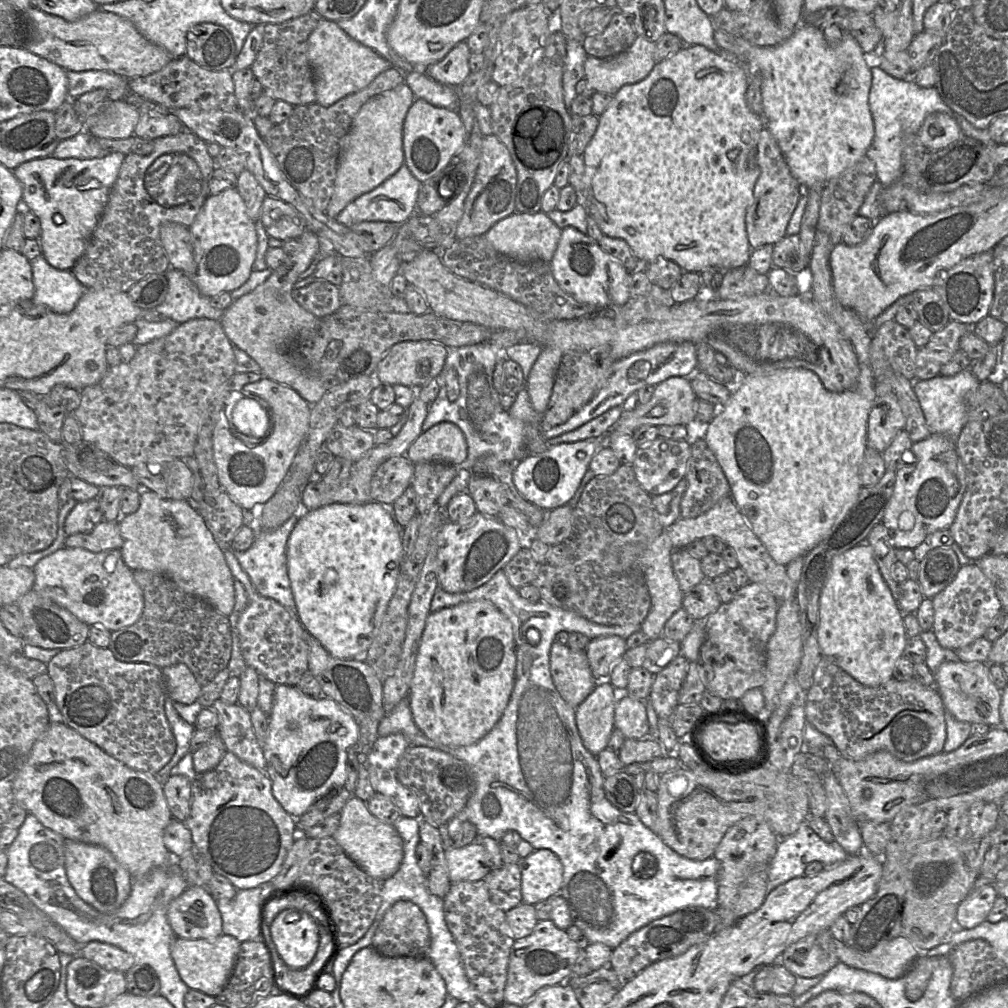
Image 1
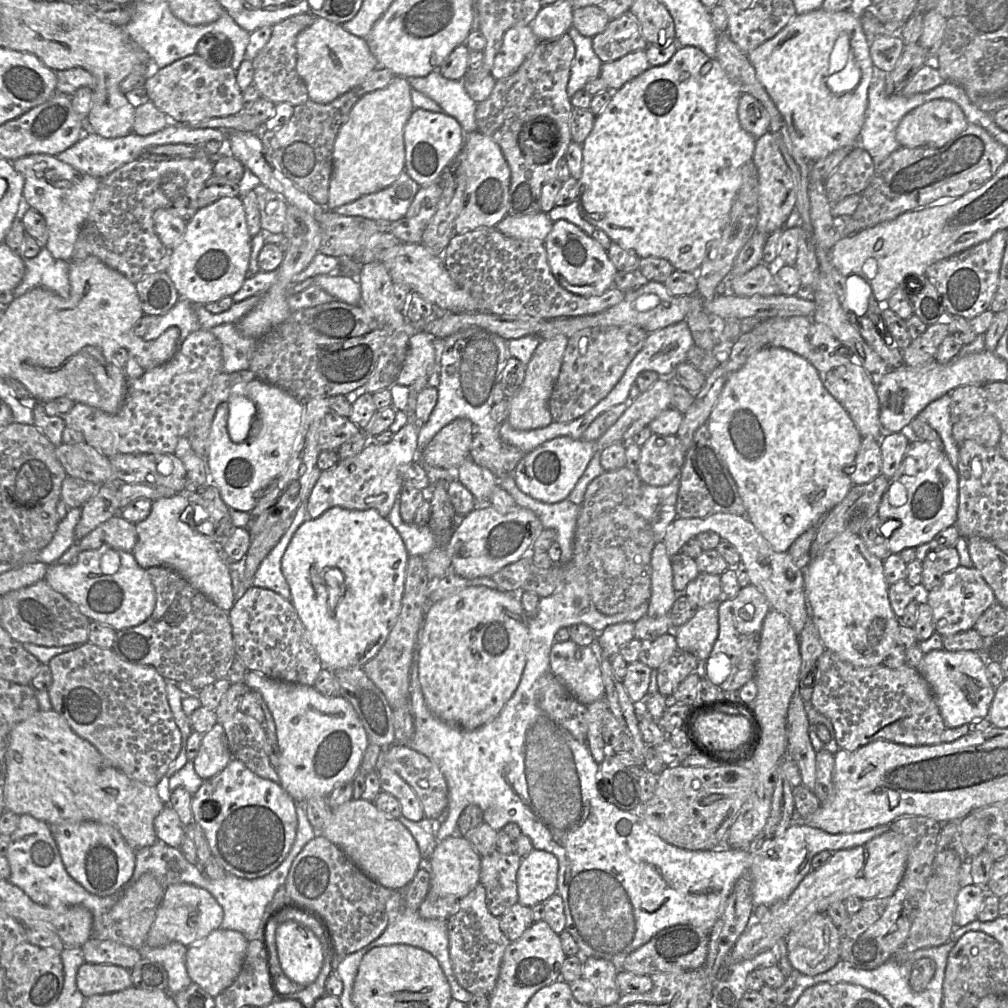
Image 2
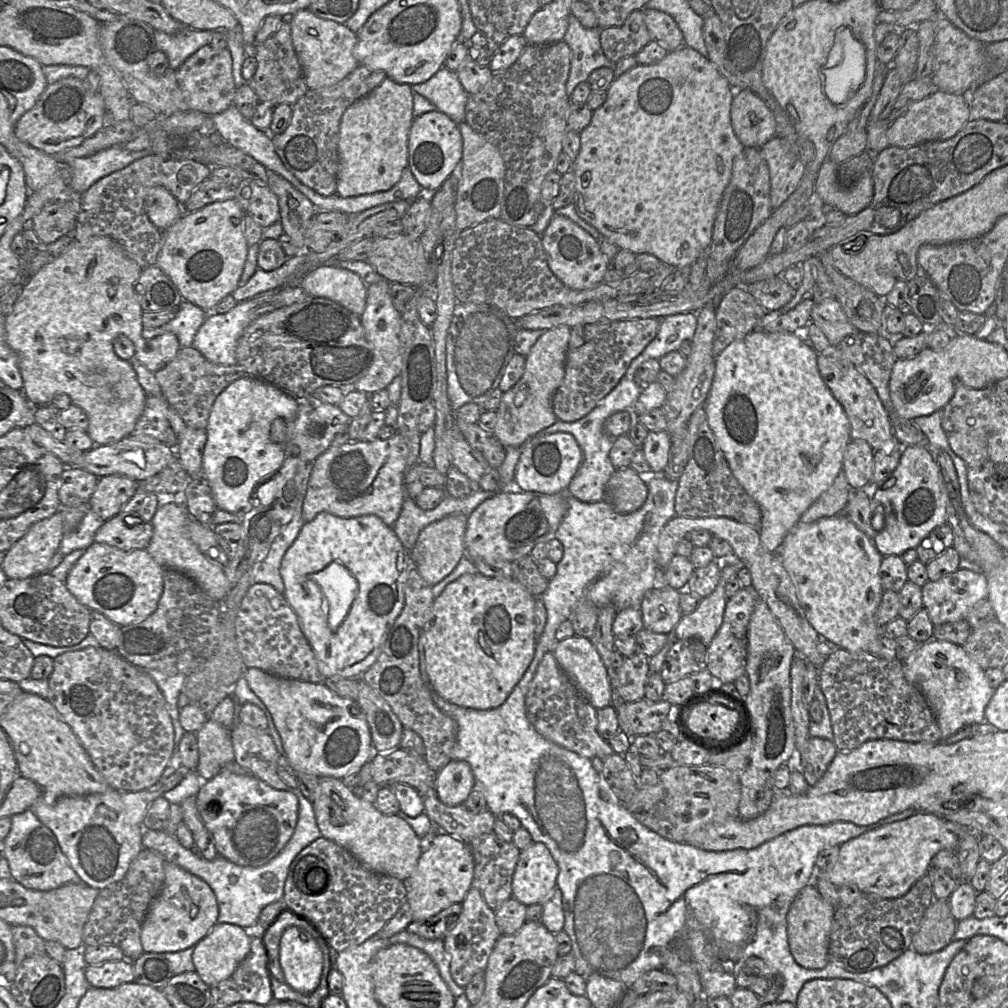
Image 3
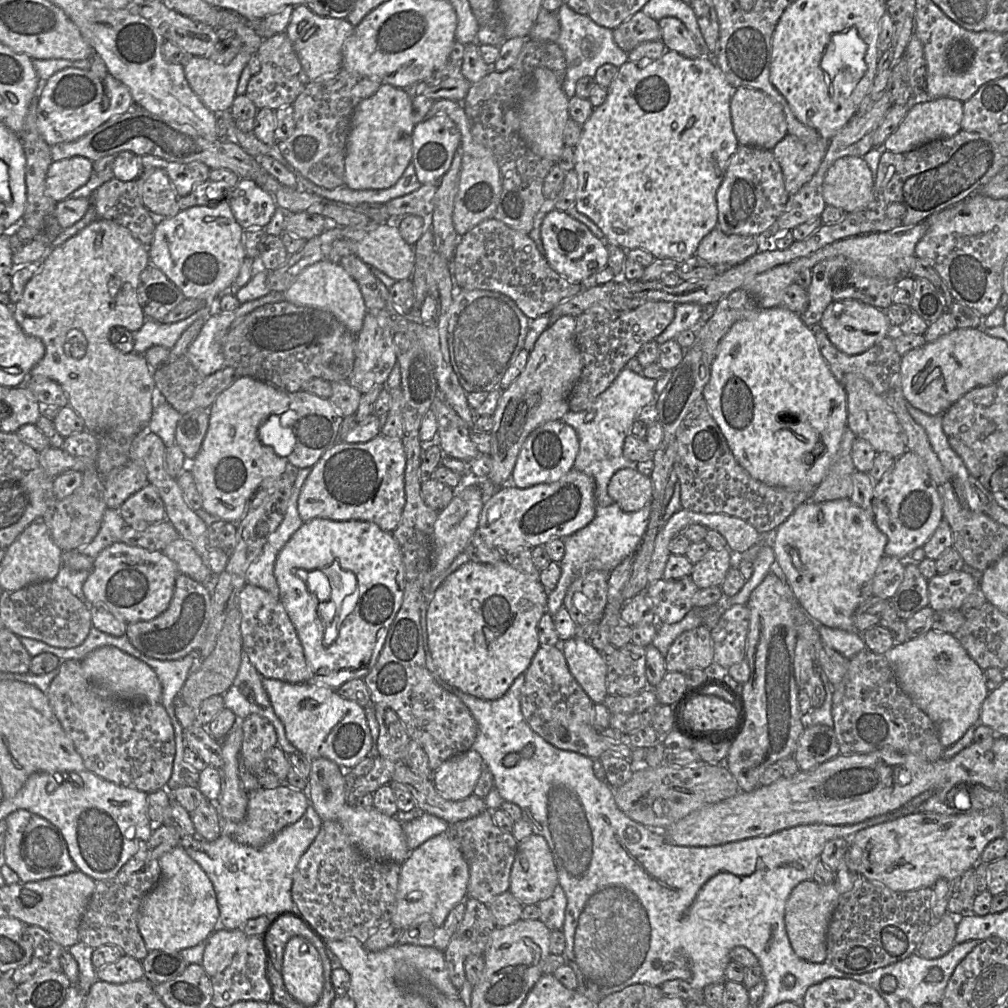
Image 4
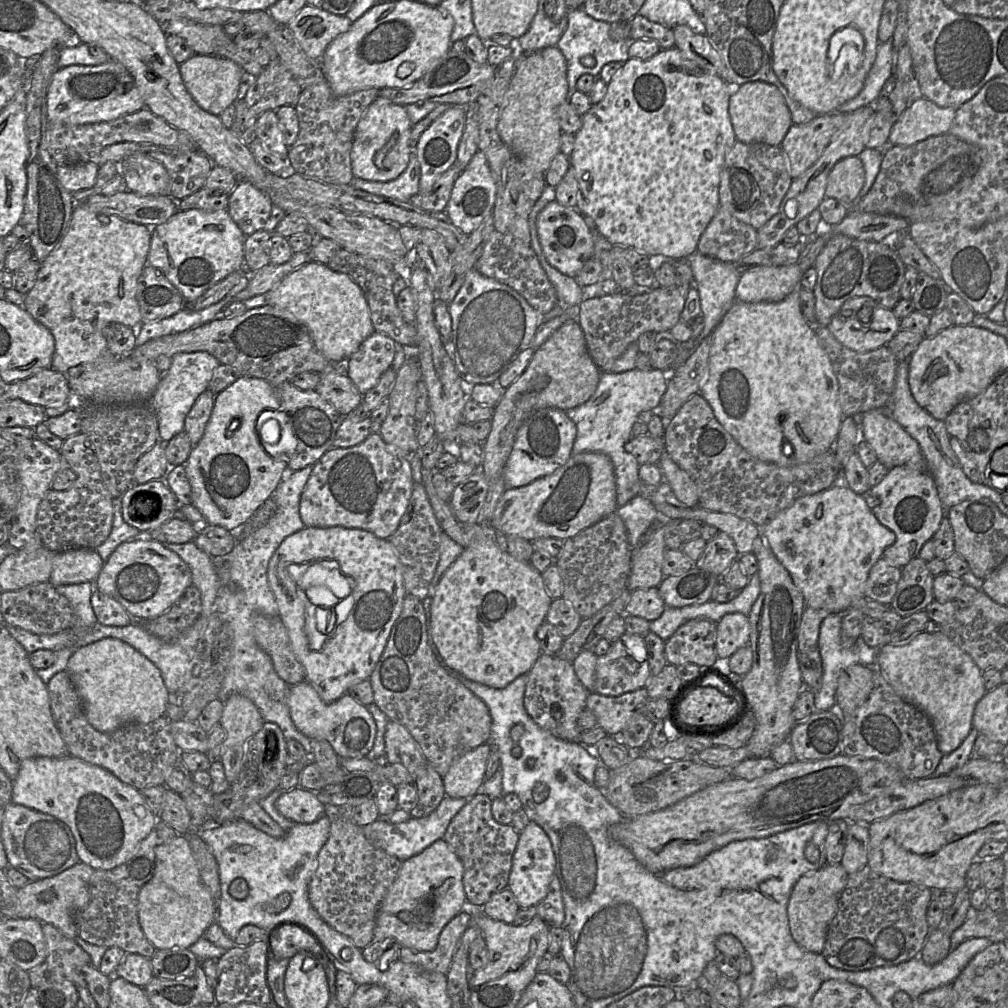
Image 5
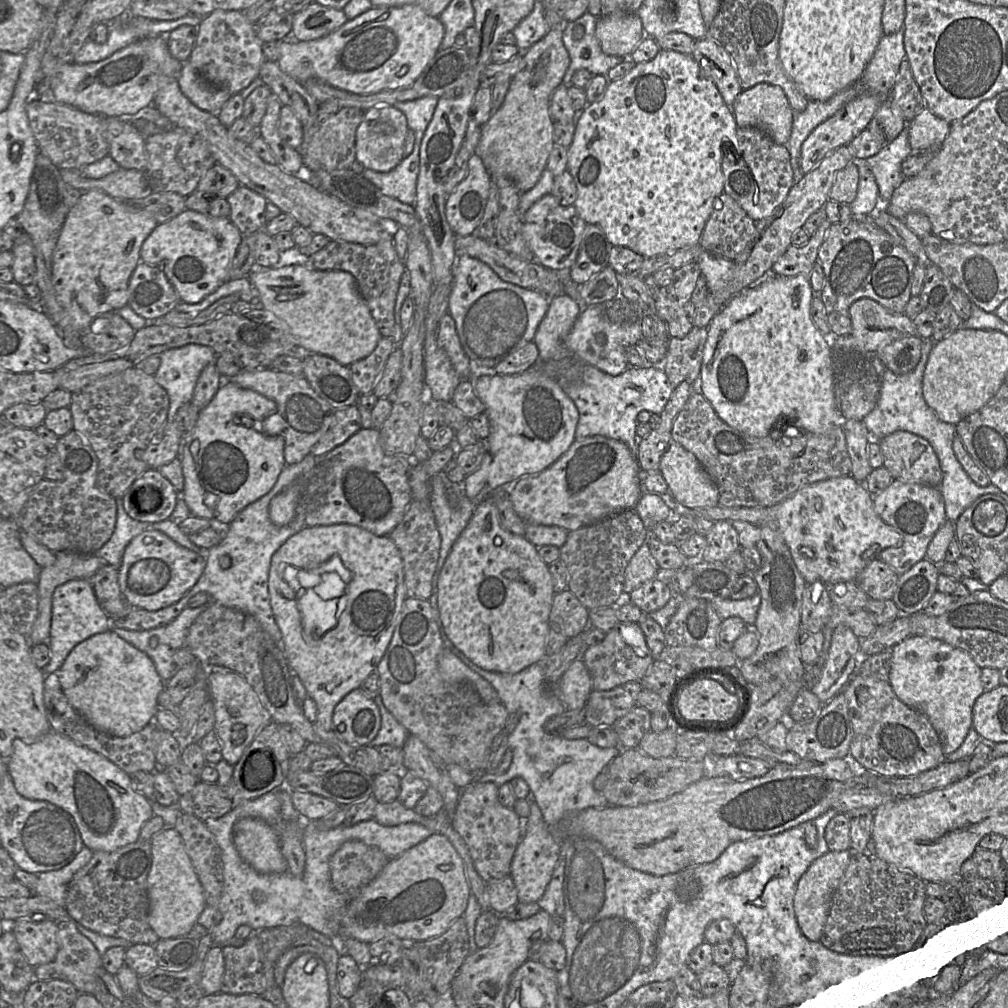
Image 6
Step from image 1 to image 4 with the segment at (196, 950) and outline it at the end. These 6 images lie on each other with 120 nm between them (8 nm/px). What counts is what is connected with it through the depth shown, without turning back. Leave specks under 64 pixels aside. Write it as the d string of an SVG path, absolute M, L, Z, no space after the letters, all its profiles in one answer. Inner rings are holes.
M217 928L205 942L202 966L213 977L223 971L232 961L240 946L247 940L243 929Z

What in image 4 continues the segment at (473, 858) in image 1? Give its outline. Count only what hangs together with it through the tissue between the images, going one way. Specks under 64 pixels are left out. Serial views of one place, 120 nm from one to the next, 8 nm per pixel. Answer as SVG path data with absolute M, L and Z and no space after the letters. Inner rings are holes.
M448 835L429 839L410 852L401 864L394 911L390 922L405 930L424 921L441 926L449 912L468 894L469 866L457 844Z

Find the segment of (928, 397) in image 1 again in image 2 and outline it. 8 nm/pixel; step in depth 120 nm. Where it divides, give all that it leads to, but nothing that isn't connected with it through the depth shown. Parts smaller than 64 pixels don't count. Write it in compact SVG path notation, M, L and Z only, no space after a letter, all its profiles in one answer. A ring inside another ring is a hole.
M951 393L934 400L917 416L927 422L941 437L951 465L958 472L959 445L955 442L952 431L953 422L950 415Z

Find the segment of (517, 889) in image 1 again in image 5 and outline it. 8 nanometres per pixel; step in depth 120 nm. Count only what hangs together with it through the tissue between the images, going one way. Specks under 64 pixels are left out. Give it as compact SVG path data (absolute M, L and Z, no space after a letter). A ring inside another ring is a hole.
M484 793L468 799L452 819L443 837L463 864L467 904L481 907L493 894L508 887L513 854L520 836L512 825L499 824L493 818L492 802L493 799Z

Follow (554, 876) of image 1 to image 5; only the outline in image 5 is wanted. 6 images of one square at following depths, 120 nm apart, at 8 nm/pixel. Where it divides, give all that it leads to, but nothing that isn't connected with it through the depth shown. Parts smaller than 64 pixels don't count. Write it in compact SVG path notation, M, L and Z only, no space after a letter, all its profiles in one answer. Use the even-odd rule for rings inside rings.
M530 822L520 833L508 880L508 888L514 895L519 908L536 906L546 897L555 874L555 866L556 860L548 835L538 824Z

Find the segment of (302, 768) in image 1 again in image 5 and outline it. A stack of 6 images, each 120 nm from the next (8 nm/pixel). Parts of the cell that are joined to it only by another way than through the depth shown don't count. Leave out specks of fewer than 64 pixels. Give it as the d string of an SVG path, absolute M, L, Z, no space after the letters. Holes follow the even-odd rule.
M303 681L290 686L286 703L297 730L309 739L326 740L339 758L361 758L372 750L376 736L373 716L347 693L334 702L325 703L312 686Z

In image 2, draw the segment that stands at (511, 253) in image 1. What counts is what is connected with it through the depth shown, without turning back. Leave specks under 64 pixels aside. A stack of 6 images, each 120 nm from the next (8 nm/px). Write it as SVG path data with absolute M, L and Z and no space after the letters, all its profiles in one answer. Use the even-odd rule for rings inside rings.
M538 212L525 216L506 215L495 227L503 235L528 241L538 239L544 241L552 230L553 222L547 213Z

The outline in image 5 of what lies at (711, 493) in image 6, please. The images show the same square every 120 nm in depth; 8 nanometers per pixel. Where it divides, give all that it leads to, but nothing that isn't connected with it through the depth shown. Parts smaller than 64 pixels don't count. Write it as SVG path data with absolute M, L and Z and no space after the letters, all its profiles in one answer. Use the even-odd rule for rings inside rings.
M663 454L658 466L662 472L664 482L668 484L676 498L686 508L698 507L698 495L694 482L690 476L670 458Z

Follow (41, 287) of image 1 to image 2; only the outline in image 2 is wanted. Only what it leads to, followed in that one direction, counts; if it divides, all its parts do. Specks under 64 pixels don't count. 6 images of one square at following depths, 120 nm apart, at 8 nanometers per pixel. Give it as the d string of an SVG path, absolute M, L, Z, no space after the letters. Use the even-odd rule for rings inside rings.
M46 247L33 258L25 258L25 274L13 290L14 298L37 287L46 288L60 297L70 296L69 261L56 259Z

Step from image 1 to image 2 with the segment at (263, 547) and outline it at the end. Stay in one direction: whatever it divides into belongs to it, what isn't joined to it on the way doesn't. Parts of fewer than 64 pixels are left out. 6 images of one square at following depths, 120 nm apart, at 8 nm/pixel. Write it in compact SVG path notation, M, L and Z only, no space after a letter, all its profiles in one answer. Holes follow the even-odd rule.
M302 502L296 510L294 520L278 544L263 559L252 580L252 585L270 589L283 598L291 601L290 587L282 573L281 561L293 535L305 521L311 519L307 510L307 502Z

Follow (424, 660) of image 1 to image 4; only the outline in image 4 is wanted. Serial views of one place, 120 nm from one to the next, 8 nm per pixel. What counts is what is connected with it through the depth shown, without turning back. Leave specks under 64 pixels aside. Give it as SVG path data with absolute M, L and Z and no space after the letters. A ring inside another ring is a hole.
M504 560L495 564L468 561L450 574L430 595L426 612L426 665L438 684L455 695L463 692L483 700L502 697L514 680L526 672L541 646L538 623L548 612L548 593L540 581L531 579Z

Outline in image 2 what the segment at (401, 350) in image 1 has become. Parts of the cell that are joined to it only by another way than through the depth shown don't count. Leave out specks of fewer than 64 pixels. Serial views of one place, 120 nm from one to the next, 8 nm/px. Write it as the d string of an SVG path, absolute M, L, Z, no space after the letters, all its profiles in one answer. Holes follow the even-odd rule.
M418 331L409 339L408 350L395 383L409 387L419 377L430 376L435 365L435 349L431 334Z

